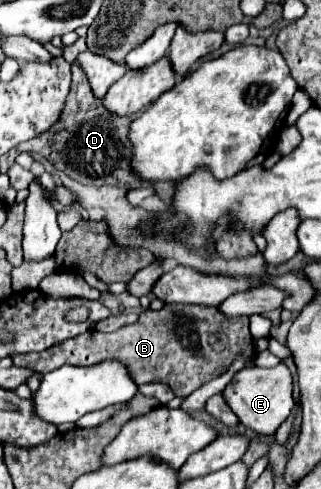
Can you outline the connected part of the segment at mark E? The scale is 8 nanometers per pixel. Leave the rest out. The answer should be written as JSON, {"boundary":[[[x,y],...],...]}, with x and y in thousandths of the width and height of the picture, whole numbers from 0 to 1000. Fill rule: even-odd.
{"boundary":[[[879,740],[854,753],[760,753],[754,761],[729,765],[717,785],[692,798],[692,814],[766,875],[847,892],[860,875],[903,851],[916,830],[910,765]]]}

